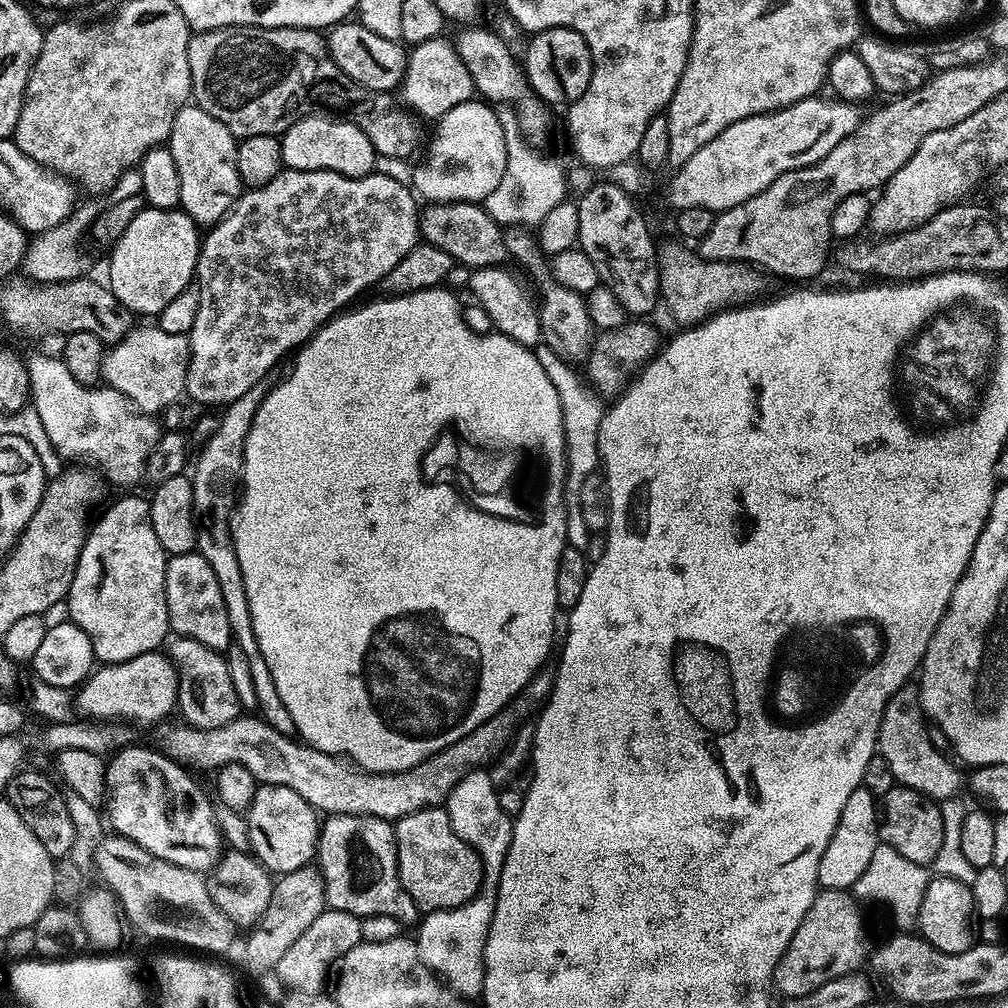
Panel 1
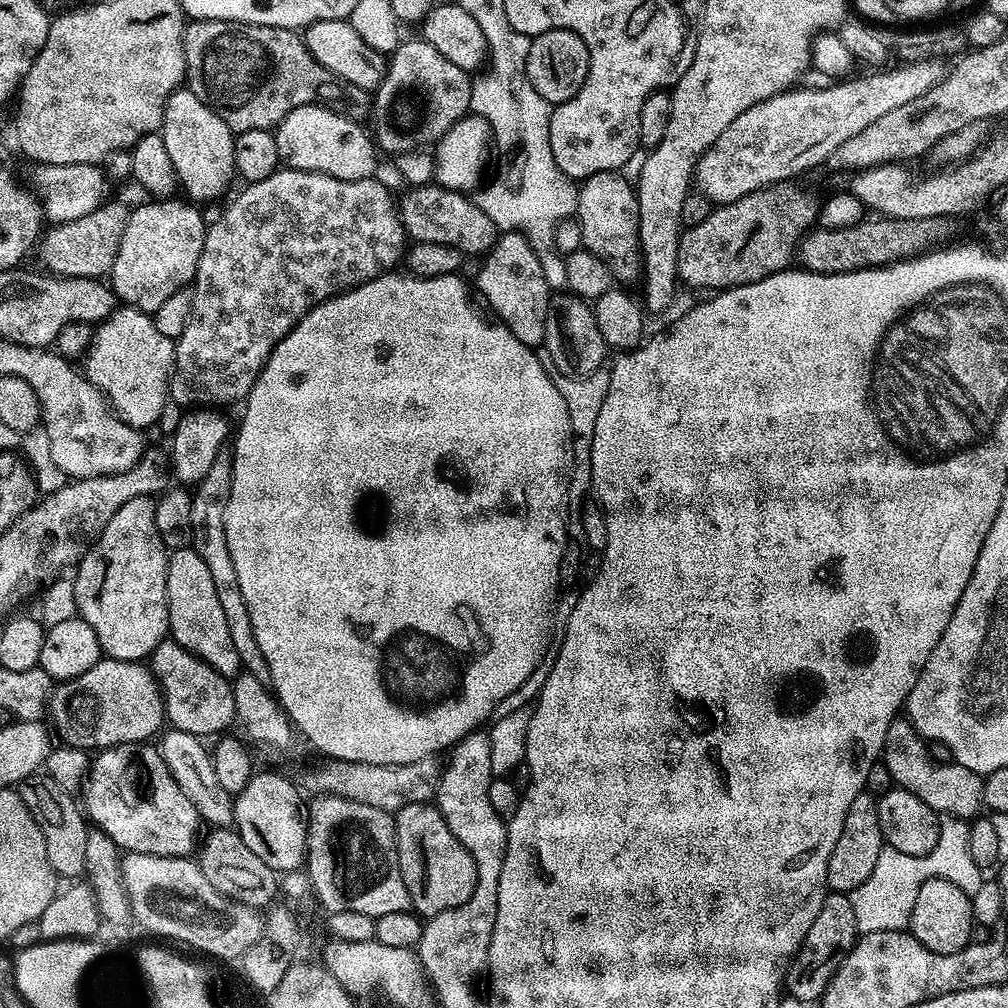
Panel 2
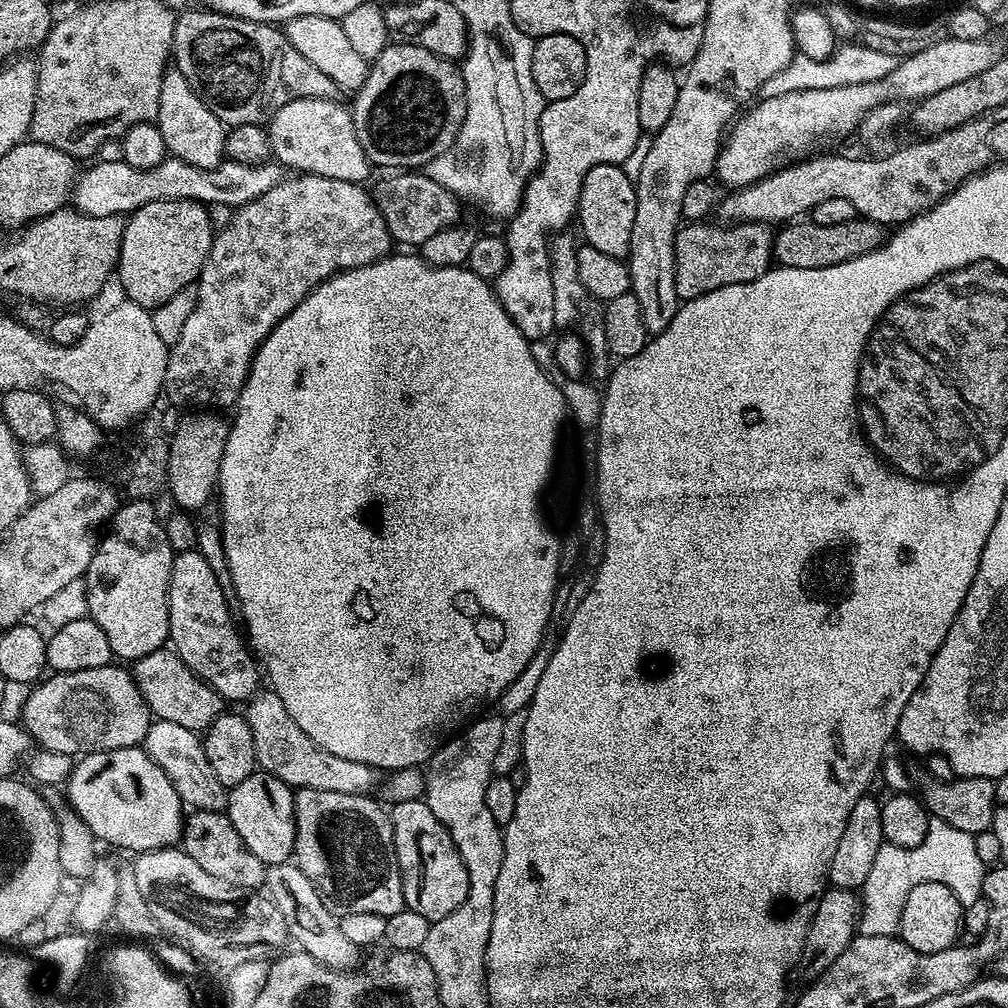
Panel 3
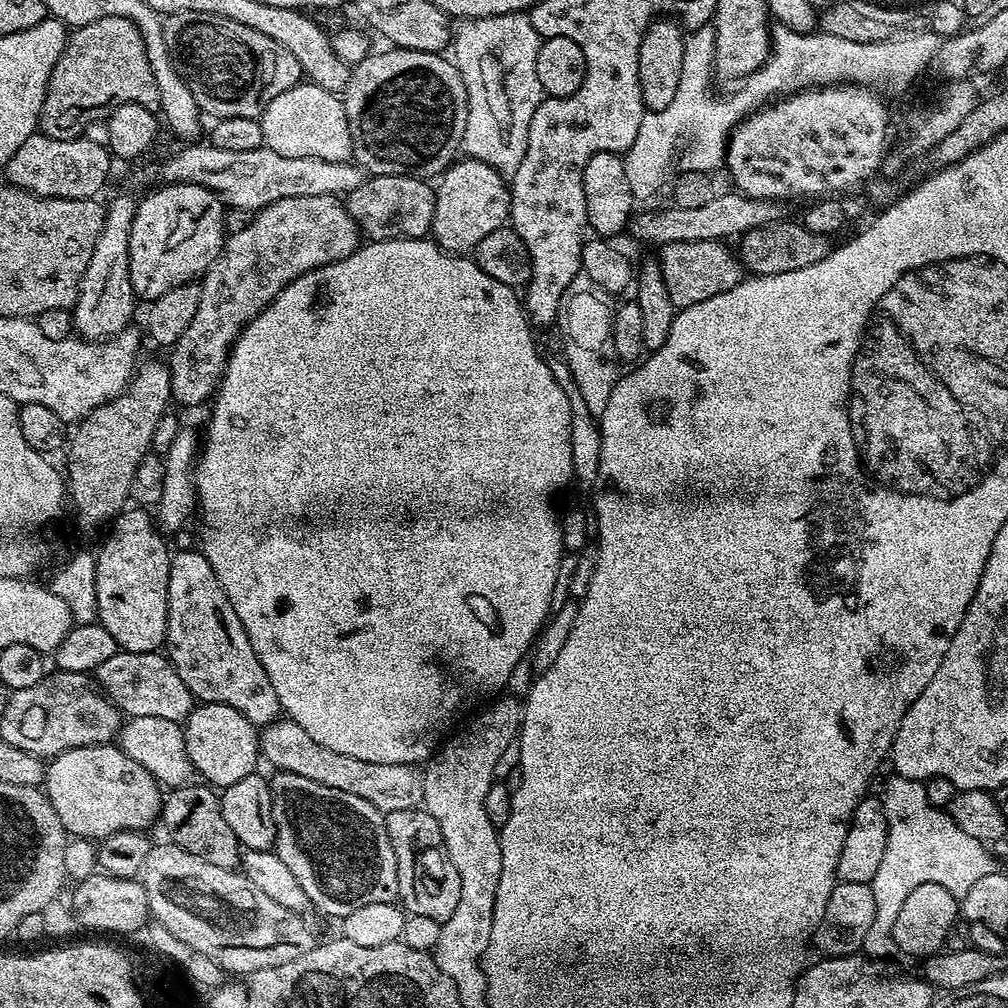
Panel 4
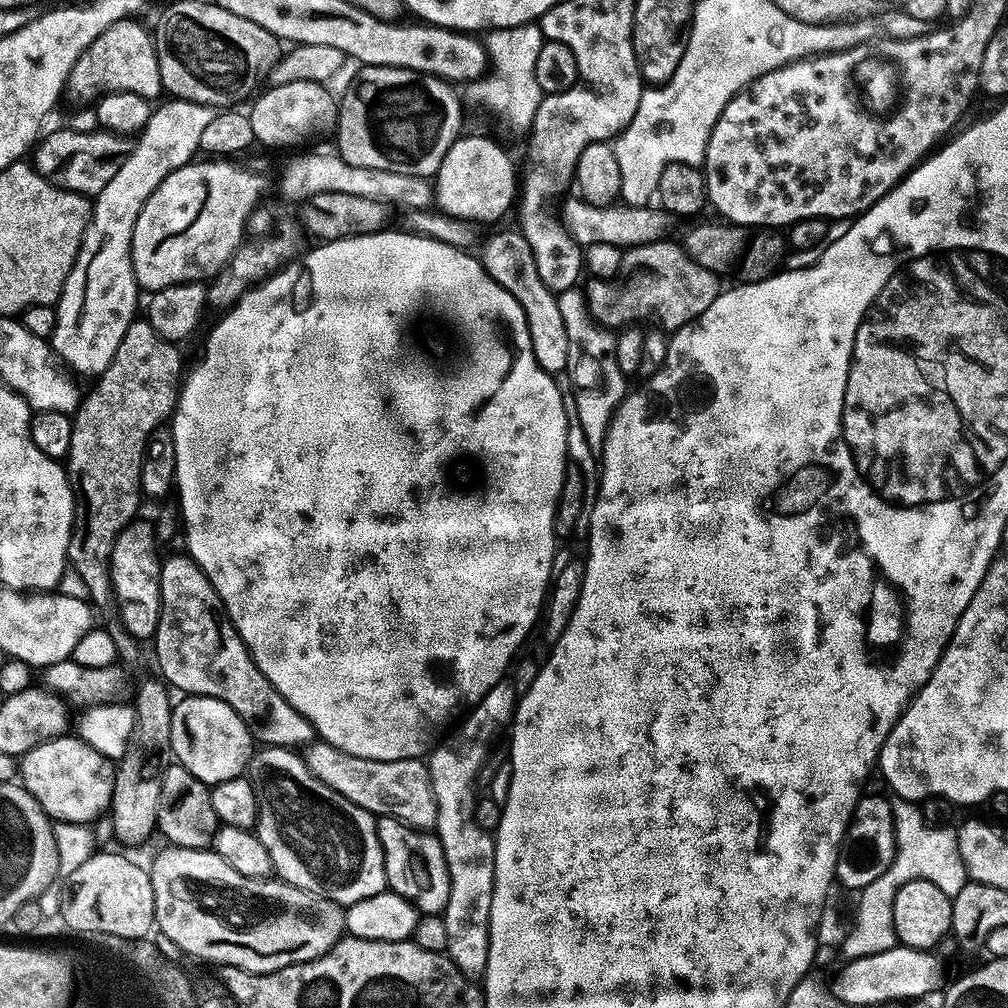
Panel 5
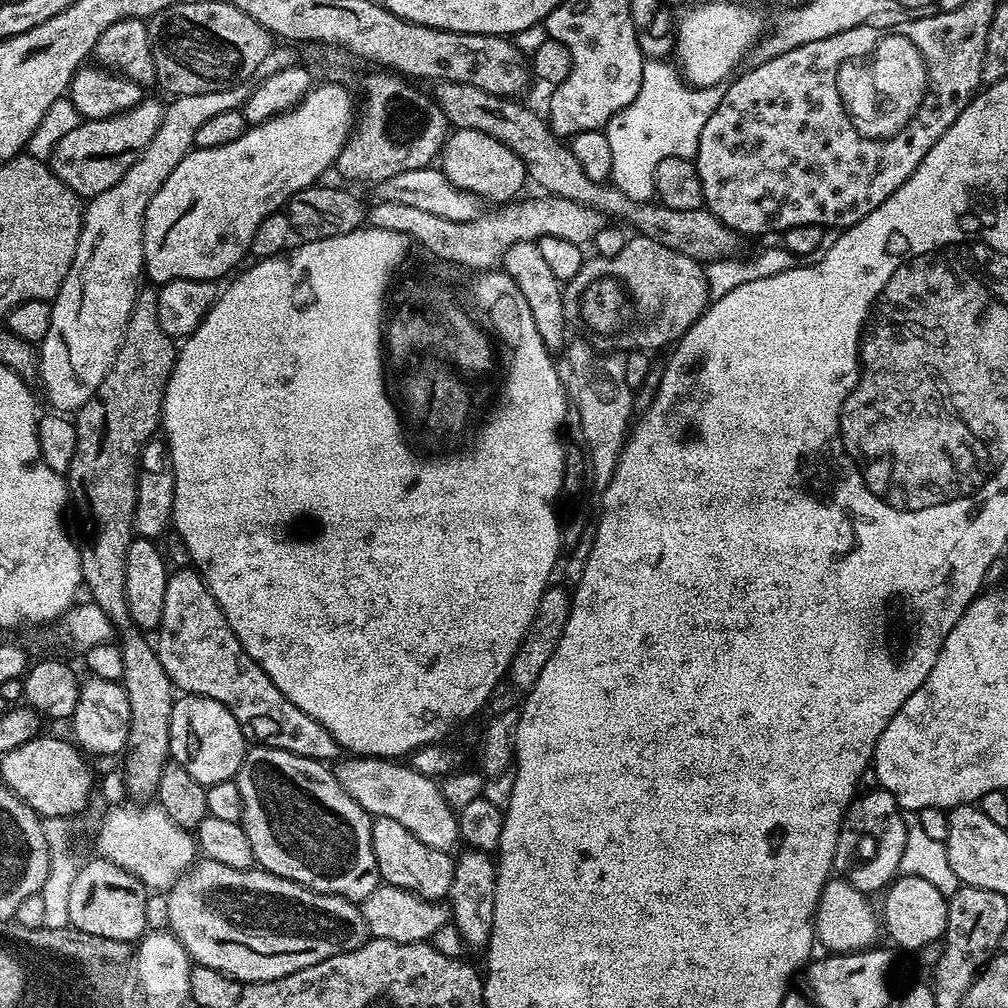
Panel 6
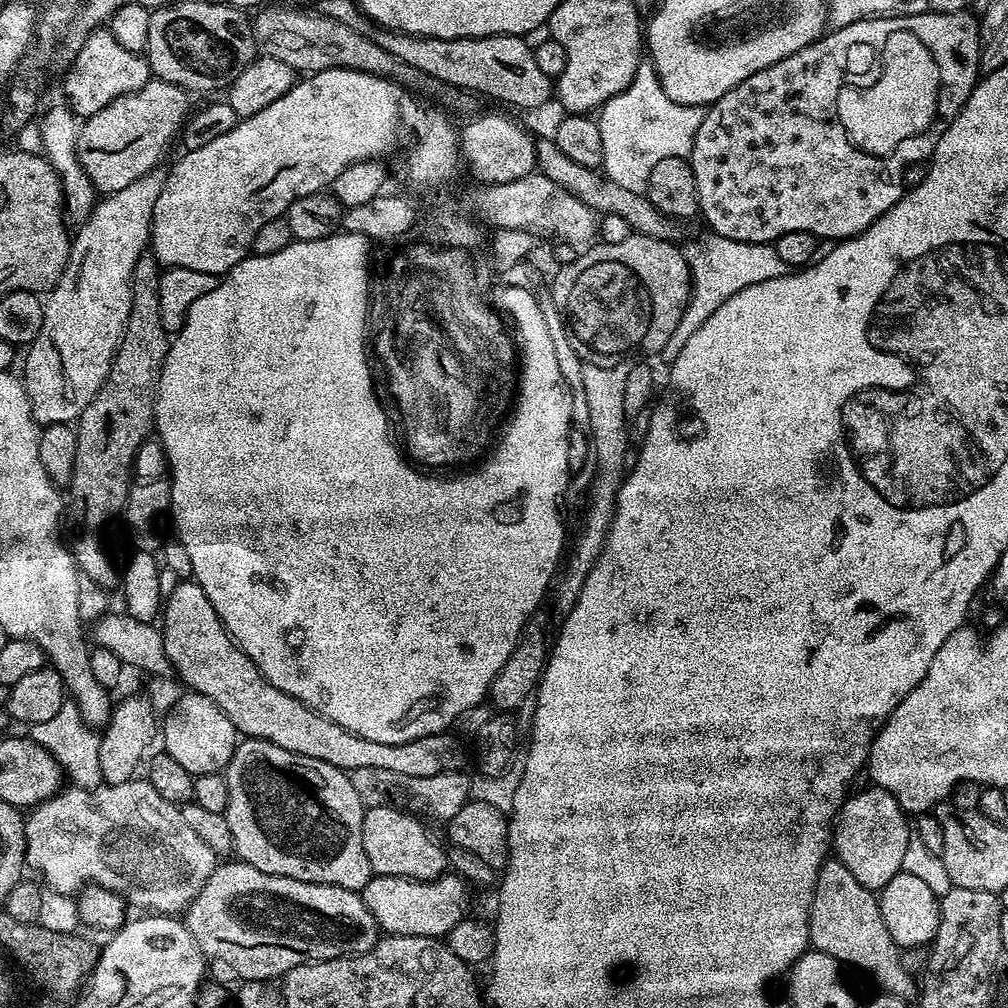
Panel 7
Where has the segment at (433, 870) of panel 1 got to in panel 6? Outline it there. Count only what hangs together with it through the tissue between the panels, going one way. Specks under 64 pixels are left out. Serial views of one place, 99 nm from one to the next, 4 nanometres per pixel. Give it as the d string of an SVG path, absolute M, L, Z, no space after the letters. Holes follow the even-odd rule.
M386 816L373 819L372 845L383 883L393 884L395 888L405 888L415 896L421 896L423 900L438 902L447 897L454 882L454 860L449 853L426 845L402 826L402 823Z

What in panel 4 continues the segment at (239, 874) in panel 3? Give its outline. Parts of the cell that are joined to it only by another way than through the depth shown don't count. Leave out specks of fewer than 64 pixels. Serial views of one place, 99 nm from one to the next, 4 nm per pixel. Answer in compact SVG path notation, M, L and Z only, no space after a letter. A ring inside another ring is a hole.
M193 782L171 789L160 805L159 823L164 824L166 831L172 832L171 843L214 866L235 869L241 863L240 839L236 837L234 830L230 830L226 818L222 818L219 795L207 783Z

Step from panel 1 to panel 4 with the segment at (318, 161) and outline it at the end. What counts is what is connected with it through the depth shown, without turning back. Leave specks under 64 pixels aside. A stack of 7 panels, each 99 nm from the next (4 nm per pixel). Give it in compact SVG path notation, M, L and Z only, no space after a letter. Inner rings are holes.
M301 82L295 88L278 94L278 98L265 106L259 121L267 148L286 158L318 158L342 164L353 159L350 126L343 99L314 83Z

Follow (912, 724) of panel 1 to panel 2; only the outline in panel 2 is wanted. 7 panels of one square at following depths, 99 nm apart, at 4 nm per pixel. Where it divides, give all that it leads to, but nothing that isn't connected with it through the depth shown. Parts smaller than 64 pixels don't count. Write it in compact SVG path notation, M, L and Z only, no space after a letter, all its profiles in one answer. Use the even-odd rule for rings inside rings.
M897 716L887 727L882 762L897 787L903 788L907 795L921 804L930 806L938 814L949 814L957 819L968 820L979 813L984 798L981 773L955 762L936 762L929 753L927 741L907 717Z

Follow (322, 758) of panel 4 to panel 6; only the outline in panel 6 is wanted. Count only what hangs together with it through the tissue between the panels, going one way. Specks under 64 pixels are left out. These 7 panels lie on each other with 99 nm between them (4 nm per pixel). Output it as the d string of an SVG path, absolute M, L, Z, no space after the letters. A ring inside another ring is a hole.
M348 754L337 759L334 771L338 782L375 818L386 816L402 823L416 838L428 846L449 853L456 842L459 843L460 830L455 811L442 796L439 783L430 776L414 770L411 765L382 756Z

